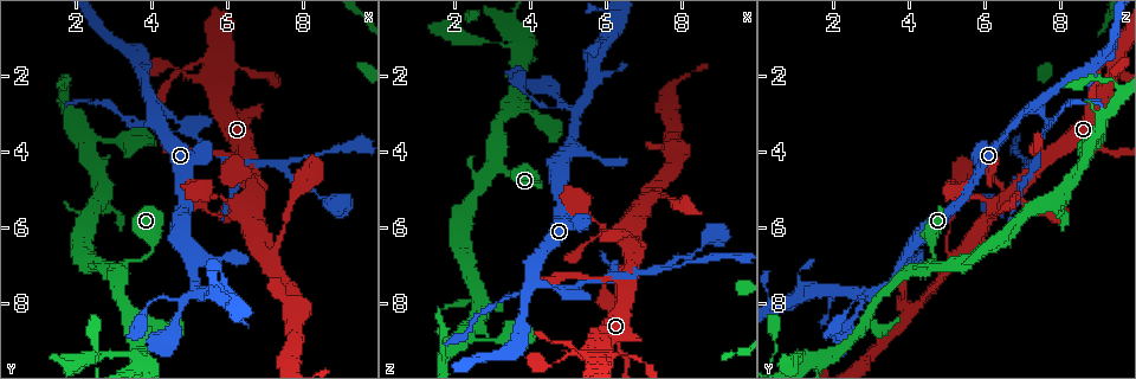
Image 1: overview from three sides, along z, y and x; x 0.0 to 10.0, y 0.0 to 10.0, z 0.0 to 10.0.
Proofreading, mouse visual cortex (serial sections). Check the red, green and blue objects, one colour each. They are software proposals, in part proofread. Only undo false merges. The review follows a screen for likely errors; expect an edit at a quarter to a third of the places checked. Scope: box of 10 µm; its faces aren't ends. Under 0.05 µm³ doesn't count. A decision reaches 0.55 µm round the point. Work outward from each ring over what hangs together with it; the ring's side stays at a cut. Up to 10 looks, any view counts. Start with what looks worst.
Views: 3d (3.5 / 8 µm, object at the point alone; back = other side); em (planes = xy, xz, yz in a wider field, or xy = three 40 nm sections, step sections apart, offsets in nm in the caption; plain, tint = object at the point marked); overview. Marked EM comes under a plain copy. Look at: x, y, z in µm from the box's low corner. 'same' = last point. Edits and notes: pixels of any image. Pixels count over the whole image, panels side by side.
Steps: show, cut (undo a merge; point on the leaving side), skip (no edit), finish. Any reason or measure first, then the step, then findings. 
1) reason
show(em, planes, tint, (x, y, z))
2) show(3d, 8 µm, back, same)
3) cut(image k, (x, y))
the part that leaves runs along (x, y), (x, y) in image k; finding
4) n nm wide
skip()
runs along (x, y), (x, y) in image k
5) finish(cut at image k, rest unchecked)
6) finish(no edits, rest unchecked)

branch point
show(3d, 3.5 µm, back, (4.80, 3.25, 7.65))

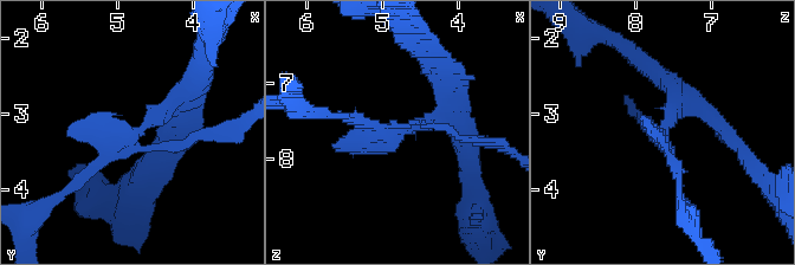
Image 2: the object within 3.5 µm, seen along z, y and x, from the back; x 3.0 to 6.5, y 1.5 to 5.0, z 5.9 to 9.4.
show(em, xy, step 5, tint, (4.80, 3.25, 7.65))

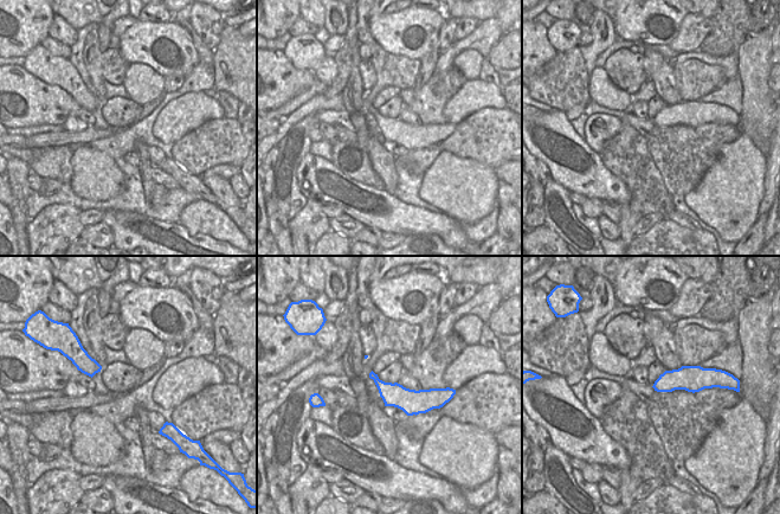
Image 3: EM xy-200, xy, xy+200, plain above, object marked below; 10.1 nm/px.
cut it another way
show(em, xy, step 1, tint, same)

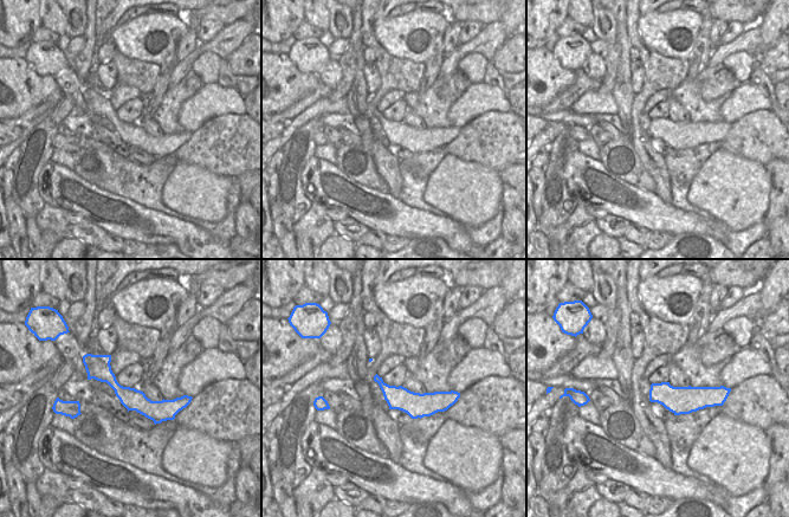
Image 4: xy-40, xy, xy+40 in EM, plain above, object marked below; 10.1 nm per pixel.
cut(image 2, (70, 187))
the part that leaves runs along (109, 153), (50, 204), (32, 211) in image 2; two cells meet here

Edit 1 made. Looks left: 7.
a fork
show(3d, 3.5 µm, (3.35, 7.00, 4.60))

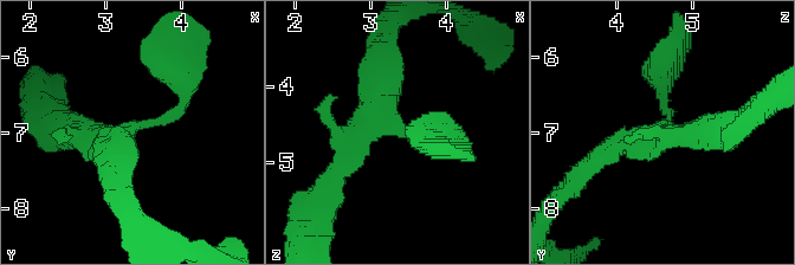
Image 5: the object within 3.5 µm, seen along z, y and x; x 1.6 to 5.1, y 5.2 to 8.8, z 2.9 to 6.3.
now the EM
show(em, xy, step 3, tint, (3.35, 6.95, 4.55))

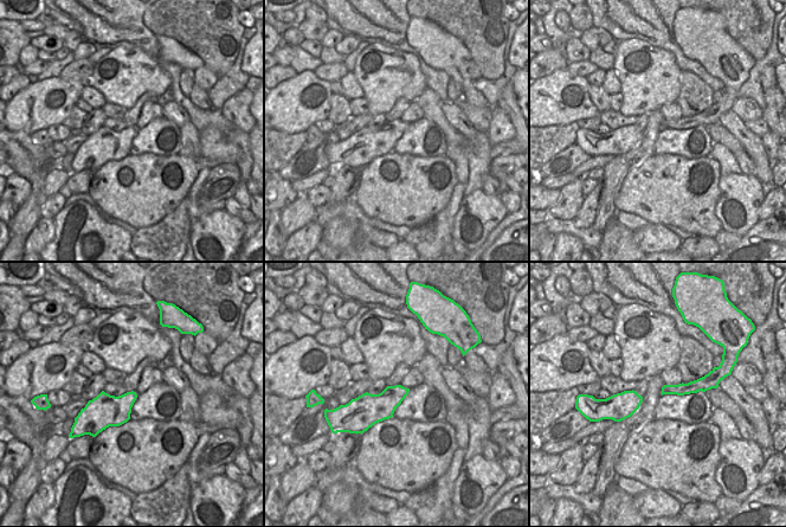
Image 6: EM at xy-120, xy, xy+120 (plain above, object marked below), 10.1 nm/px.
skip()
runs along (182, 88), (167, 120), (72, 130) in image 5; one cell here

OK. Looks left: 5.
narrows sharply
show(3d, 3.5 µm, (3.10, 3.65, 9.00))

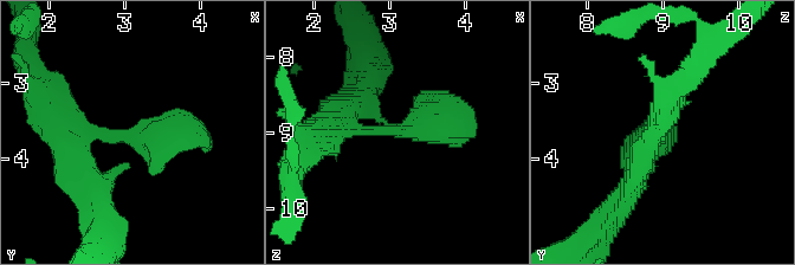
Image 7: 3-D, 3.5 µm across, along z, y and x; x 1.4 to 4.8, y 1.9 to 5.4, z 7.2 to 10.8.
show(em, xy, step 5, tint, (3.10, 3.75, 8.95))

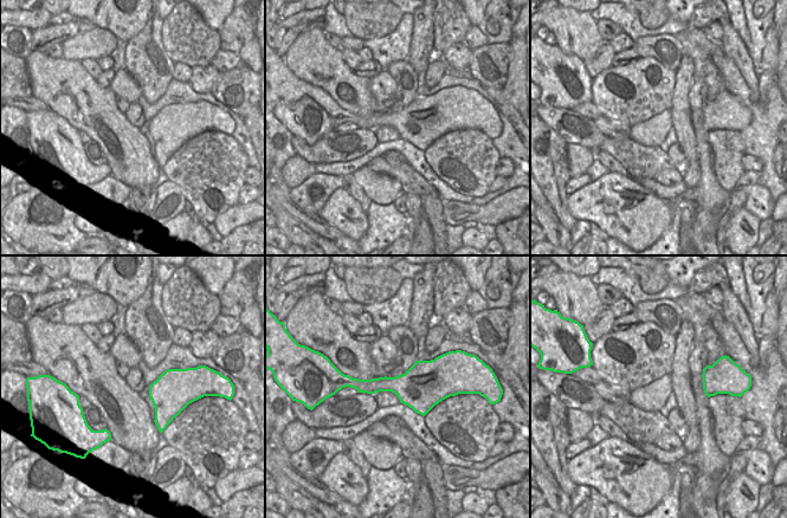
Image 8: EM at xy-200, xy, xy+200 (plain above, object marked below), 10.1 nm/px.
another direction
show(em, planes, tint, same)

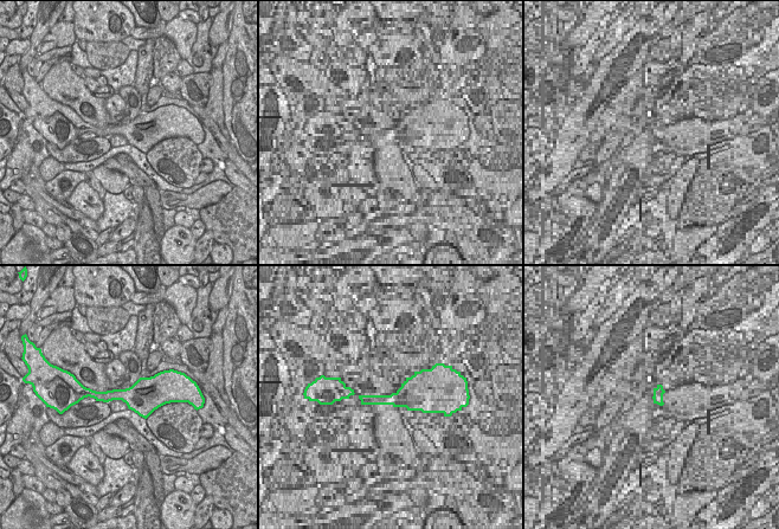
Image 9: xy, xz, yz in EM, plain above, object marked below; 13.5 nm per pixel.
skip()
runs along (73, 159), (96, 134), (201, 137) in image 7; one cell here

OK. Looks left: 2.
finish(cut at image 2, rest unchecked)

